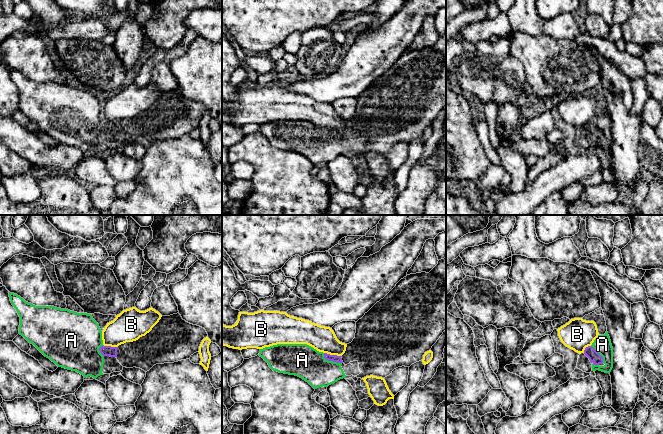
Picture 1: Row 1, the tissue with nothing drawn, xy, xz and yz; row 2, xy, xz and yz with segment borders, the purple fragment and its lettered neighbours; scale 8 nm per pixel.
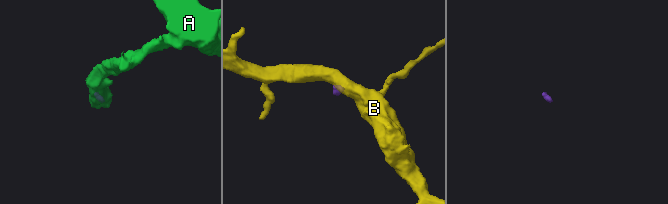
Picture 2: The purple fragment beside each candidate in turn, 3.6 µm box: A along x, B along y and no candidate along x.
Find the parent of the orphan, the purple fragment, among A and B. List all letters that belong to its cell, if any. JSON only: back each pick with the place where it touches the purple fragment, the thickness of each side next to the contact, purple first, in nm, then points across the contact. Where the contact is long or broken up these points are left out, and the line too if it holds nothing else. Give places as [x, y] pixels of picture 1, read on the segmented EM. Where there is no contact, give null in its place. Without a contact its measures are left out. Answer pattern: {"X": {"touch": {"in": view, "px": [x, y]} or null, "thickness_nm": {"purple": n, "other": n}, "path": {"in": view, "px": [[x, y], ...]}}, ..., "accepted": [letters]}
{"A": {"touch": {"in": "xz", "px": [331, 360]}, "thickness_nm": {"purple": 60, "other": 260}, "path": {"in": "xz", "px": [[334, 358], [331, 360], [302, 360]]}}, "accepted": ["A"]}

